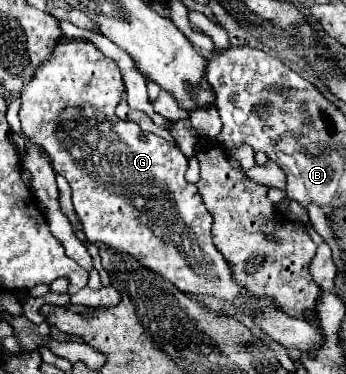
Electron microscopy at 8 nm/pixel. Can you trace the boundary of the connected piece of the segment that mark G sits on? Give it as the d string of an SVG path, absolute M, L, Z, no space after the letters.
M89 40L61 42L53 50L53 58L43 62L31 82L21 90L21 130L23 134L43 146L49 154L51 166L61 174L73 192L73 206L83 224L83 234L89 242L103 242L105 246L133 256L143 268L157 272L161 278L175 284L185 294L211 294L231 302L235 296L245 296L257 304L253 322L259 324L273 340L285 348L299 348L311 352L325 340L307 320L297 320L283 314L271 300L249 296L249 292L233 282L225 258L211 242L213 218L207 212L195 184L185 180L187 158L183 152L165 142L161 136L143 132L137 124L117 118L115 108L121 102L125 88L117 64L103 56L103 52Z

